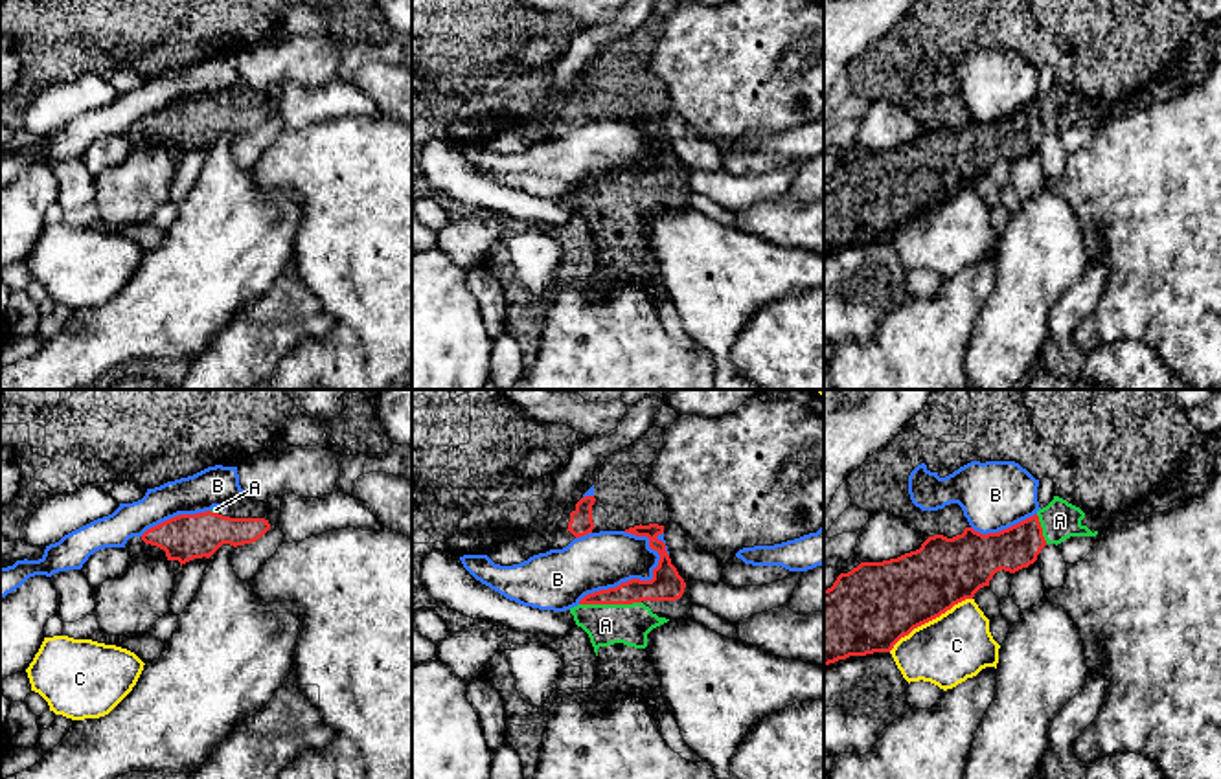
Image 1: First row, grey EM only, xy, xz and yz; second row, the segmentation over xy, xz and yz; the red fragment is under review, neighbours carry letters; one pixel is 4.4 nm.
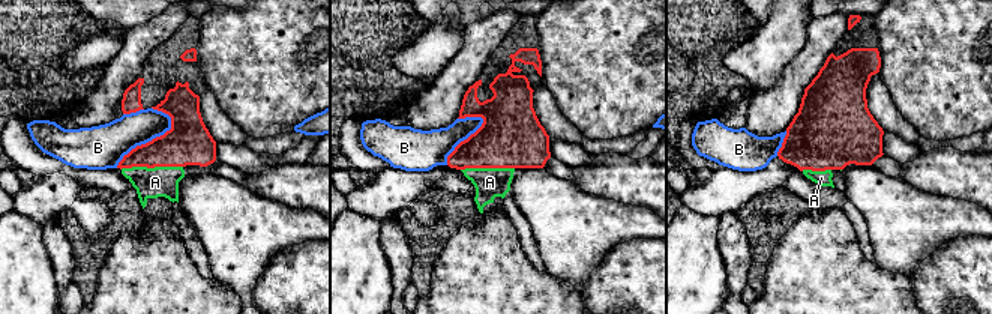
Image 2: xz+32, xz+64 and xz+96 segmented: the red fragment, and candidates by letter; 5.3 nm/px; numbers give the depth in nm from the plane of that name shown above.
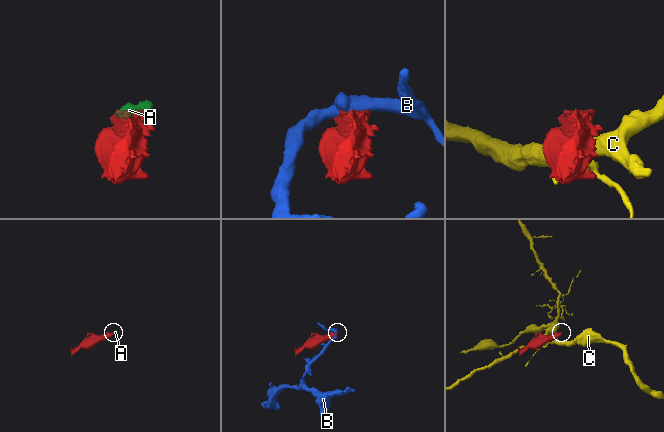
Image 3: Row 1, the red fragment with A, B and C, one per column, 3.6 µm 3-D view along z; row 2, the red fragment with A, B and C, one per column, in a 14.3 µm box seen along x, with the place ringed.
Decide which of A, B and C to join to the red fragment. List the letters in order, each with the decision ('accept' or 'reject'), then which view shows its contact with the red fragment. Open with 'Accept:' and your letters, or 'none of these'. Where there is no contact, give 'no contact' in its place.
Accept: A
A: accept | xz
B: reject | xz
C: reject | yz

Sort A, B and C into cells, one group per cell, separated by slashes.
A / B / C

